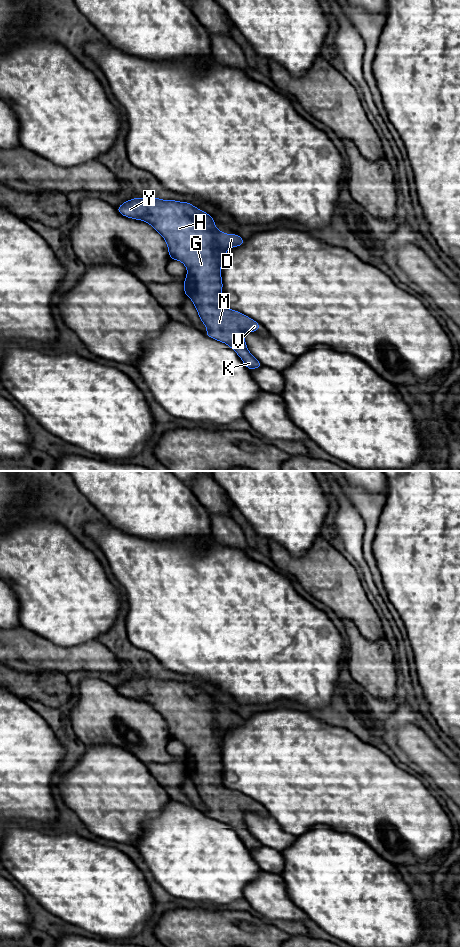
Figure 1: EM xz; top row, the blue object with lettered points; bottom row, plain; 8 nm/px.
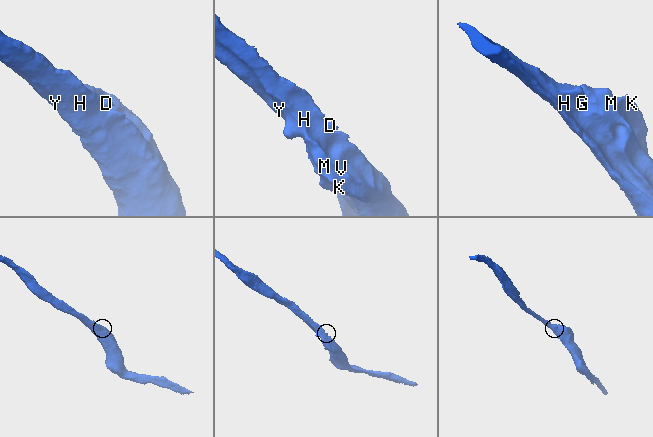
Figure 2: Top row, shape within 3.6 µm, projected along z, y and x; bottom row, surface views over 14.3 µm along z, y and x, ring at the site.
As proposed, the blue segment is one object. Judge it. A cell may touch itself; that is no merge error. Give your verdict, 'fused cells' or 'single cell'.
single cell

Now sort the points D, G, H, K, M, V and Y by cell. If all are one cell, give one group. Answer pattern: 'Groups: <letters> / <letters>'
Groups: D G H K M V Y

